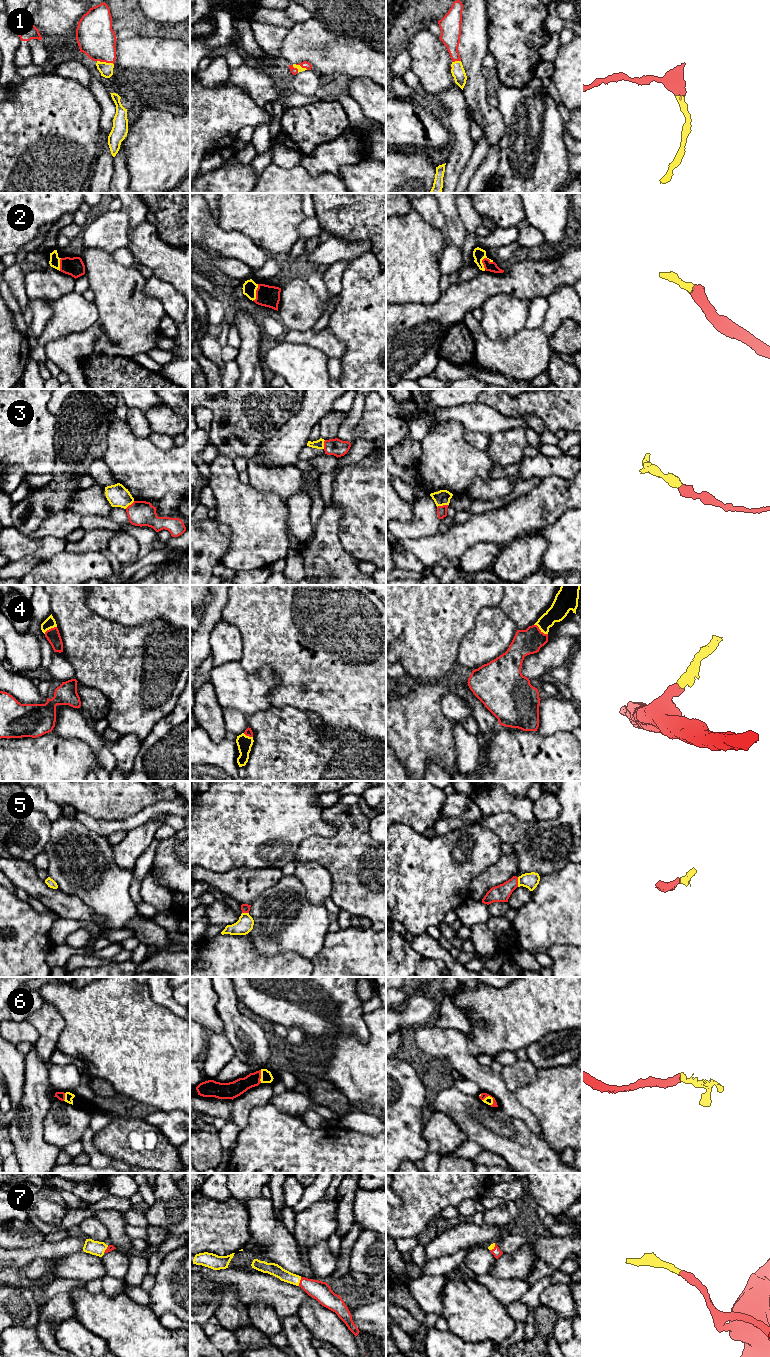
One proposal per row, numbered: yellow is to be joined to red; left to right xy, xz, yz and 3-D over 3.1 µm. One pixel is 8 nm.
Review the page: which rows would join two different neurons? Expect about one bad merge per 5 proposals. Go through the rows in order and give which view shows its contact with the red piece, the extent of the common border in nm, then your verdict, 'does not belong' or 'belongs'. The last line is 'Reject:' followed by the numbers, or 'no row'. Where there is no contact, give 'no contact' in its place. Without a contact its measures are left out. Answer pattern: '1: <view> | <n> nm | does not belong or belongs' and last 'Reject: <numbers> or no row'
1: xy | 140 nm | belongs
2: yz | 110 nm | belongs
3: yz | 100 nm | does not belong
4: yz | 140 nm | belongs
5: yz | 80 nm | belongs
6: yz | 100 nm | belongs
7: xz | 80 nm | belongs
Reject: 3

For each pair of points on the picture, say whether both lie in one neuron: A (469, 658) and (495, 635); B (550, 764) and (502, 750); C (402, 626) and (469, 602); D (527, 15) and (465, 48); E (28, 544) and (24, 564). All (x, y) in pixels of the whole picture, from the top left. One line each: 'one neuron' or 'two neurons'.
A: one neuron
B: one neuron
C: one neuron
D: two neurons
E: two neurons

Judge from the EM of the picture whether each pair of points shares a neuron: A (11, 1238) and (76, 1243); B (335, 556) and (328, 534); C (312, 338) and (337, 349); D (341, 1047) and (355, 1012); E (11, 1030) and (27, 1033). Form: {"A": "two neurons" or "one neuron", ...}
{"A": "two neurons", "B": "one neuron", "C": "one neuron", "D": "two neurons", "E": "one neuron"}

